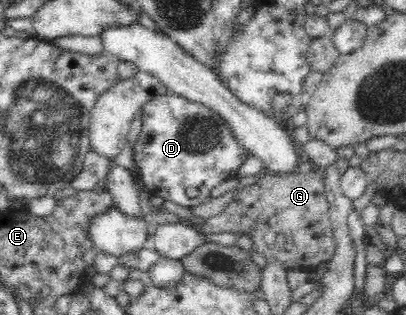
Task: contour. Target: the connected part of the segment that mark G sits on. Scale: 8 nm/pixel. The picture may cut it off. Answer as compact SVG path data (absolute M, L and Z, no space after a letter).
M298 160L290 173L272 171L255 183L235 189L228 205L219 214L206 219L200 231L205 238L225 232L246 234L252 240L252 252L263 256L267 263L278 261L288 269L309 270L328 263L338 247L322 169L312 160Z

